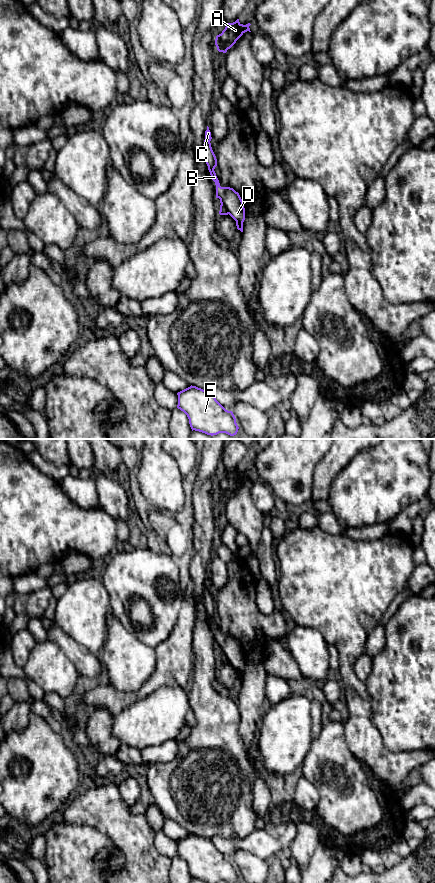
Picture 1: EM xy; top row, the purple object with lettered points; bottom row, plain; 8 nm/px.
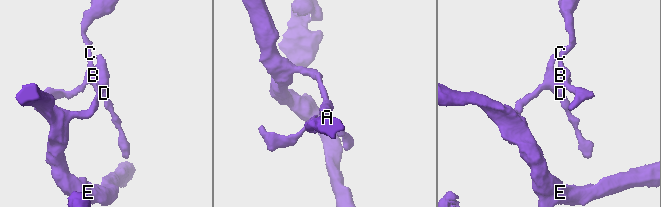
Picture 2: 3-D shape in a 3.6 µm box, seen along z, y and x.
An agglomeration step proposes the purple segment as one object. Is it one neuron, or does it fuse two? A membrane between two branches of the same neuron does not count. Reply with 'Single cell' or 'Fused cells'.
Fused cells

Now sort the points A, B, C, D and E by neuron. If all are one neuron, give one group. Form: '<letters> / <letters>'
A B C / D E

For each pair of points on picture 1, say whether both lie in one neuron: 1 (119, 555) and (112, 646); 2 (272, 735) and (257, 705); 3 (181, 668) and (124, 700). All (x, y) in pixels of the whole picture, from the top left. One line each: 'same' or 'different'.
1: different
2: different
3: same

